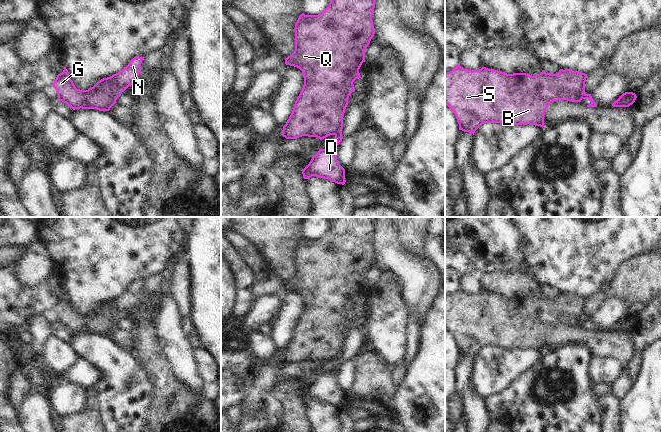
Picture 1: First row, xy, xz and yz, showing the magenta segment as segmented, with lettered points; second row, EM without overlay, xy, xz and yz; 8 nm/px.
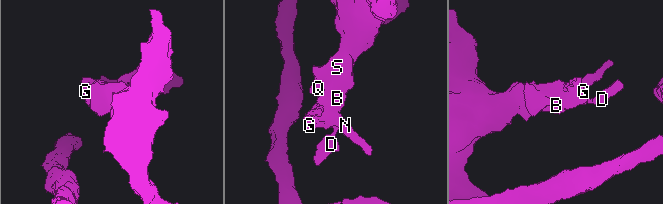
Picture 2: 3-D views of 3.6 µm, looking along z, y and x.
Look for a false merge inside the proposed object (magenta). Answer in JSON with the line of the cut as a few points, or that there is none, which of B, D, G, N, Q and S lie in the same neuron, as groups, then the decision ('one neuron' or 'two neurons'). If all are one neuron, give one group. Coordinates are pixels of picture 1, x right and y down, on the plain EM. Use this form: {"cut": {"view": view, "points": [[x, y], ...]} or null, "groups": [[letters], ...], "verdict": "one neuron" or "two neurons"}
{"cut": {"view": "xz", "points": [[341, 353], [334, 358]]}, "groups": [["B", "G", "N", "Q", "S"], ["D"]], "verdict": "two neurons"}

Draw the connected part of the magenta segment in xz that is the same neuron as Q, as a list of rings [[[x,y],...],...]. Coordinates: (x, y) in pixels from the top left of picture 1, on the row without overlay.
[[[338,217],[332,221],[329,230],[318,239],[302,237],[295,247],[295,274],[285,282],[285,288],[299,292],[304,301],[303,312],[295,325],[293,335],[283,350],[281,359],[286,363],[302,360],[317,361],[320,364],[339,357],[343,353],[343,340],[348,323],[354,315],[353,306],[360,302],[359,293],[365,286],[365,274],[375,258],[373,234],[376,217]]]

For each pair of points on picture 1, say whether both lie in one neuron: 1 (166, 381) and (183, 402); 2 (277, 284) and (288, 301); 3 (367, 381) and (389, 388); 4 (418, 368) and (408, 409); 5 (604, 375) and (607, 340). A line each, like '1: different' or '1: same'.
1: same
2: different
3: same
4: same
5: different

